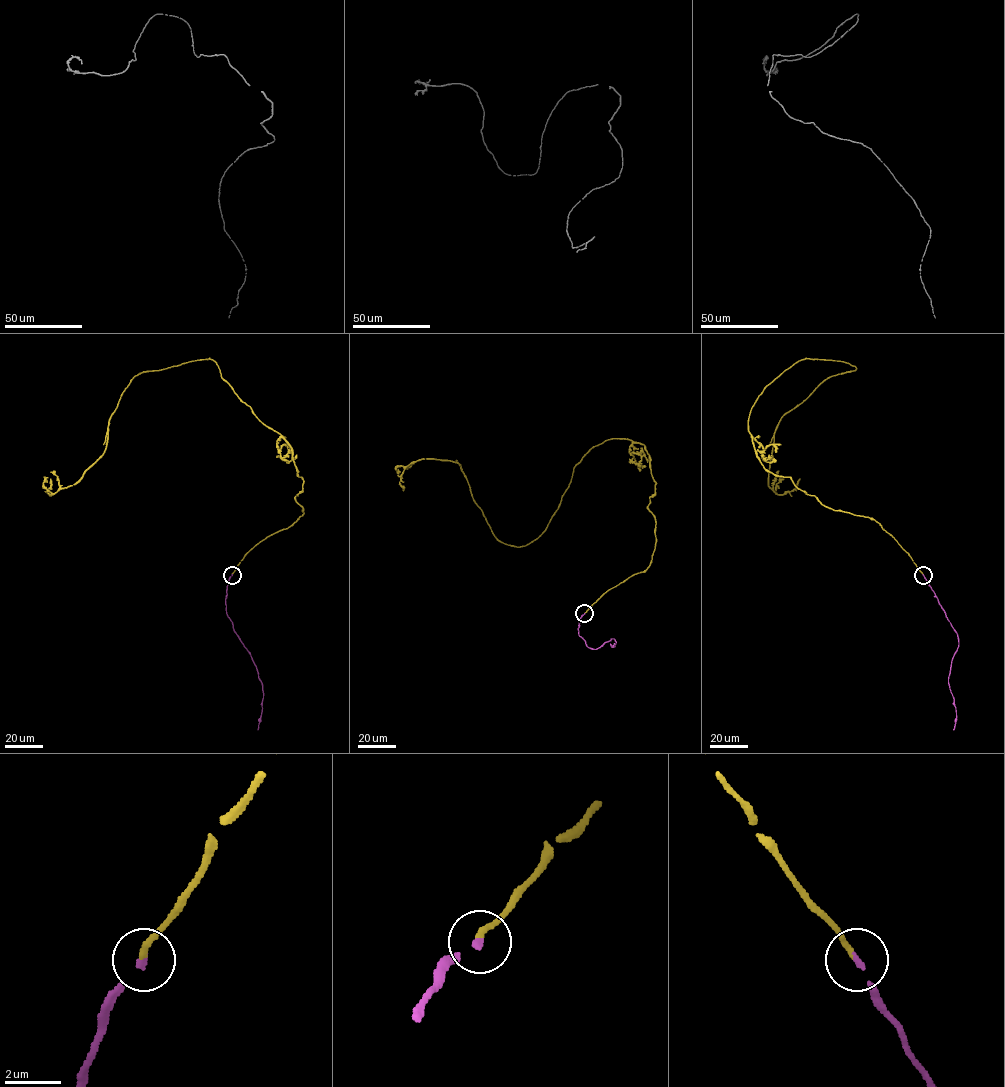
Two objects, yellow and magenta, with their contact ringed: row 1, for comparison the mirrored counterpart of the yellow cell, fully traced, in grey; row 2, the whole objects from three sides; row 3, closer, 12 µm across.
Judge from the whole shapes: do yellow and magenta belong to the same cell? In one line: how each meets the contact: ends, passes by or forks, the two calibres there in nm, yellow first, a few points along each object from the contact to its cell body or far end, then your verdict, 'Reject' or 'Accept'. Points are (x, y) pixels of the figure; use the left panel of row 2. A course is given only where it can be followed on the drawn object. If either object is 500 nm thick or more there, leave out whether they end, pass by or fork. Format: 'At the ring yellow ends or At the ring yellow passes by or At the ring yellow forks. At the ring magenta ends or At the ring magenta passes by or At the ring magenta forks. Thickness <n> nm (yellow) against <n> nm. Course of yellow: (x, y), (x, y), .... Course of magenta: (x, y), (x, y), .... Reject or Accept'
At the ring yellow ends. At the ring magenta ends. Thickness 200 nm (yellow) against 170 nm. Course of yellow: (232, 574), (302, 515), (303, 479), (210, 359), (135, 376), (105, 451), (73, 485), (50, 494), (50, 478). Course of magenta: (232, 574), (227, 586), (225, 605), (234, 631), (250, 654), (262, 683), (263, 694), (258, 730). Accept

